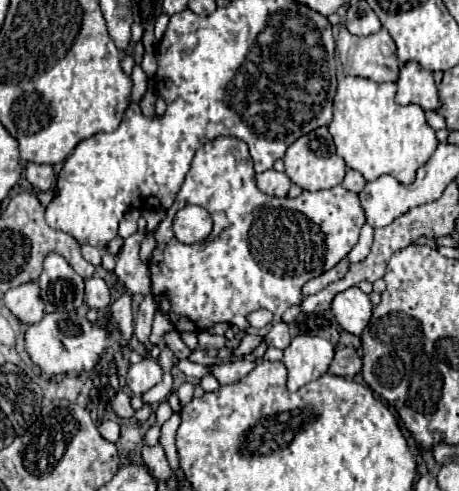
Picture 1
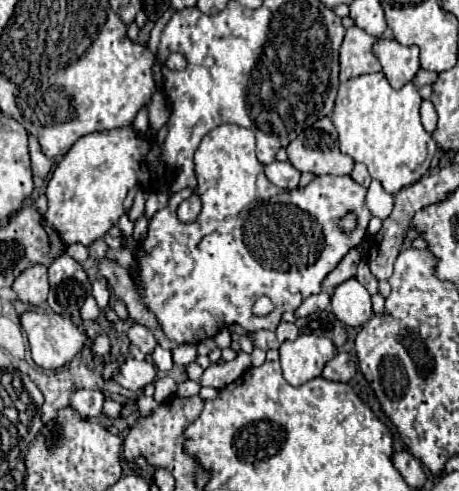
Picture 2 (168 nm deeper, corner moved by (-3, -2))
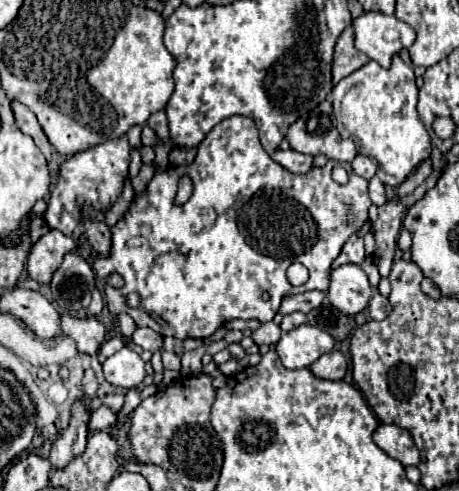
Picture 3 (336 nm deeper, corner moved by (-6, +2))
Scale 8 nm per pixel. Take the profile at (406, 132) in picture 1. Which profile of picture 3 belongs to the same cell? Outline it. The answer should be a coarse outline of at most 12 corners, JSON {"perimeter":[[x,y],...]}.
{"perimeter":[[372,60],[334,86],[340,136],[400,186],[426,158],[412,66]]}

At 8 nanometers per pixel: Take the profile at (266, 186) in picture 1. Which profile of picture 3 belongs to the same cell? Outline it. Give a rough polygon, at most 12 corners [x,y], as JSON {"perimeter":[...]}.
{"perimeter":[[276,150],[272,160],[292,174],[306,174],[312,156]]}

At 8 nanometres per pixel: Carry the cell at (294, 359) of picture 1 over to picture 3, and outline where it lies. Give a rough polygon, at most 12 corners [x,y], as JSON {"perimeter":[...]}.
{"perimeter":[[310,324],[284,332],[276,352],[288,370],[310,368],[334,338]]}

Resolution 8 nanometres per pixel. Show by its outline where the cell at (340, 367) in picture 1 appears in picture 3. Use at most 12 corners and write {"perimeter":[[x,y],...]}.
{"perimeter":[[340,350],[320,356],[310,366],[318,378],[342,380],[348,360]]}

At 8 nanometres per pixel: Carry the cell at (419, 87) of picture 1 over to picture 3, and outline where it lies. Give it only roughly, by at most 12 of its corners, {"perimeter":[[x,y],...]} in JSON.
{"perimeter":[[380,12],[352,20],[356,48],[388,68],[416,40],[406,22]]}

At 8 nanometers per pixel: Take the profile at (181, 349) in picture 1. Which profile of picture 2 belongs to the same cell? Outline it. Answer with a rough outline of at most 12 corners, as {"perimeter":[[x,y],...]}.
{"perimeter":[[99,260],[115,296],[125,302],[131,320],[151,328],[165,350],[169,342],[137,294],[131,274],[117,260]]}

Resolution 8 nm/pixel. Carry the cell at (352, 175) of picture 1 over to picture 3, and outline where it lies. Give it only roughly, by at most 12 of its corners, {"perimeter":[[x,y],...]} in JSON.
{"perimeter":[[360,154],[352,160],[352,170],[370,180],[376,174],[374,162]]}

